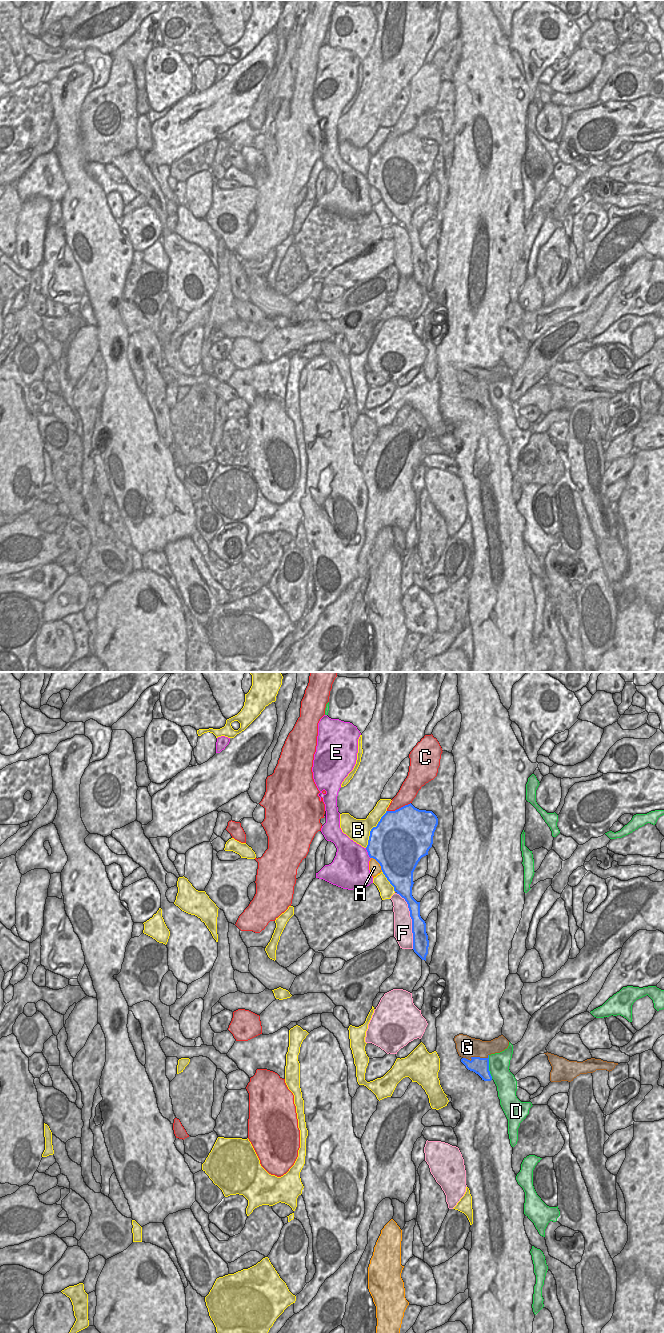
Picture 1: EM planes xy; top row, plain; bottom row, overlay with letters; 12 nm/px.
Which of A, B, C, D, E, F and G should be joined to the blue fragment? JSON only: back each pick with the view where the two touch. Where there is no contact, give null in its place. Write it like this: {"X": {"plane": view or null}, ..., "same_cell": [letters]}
{"same_cell": []}

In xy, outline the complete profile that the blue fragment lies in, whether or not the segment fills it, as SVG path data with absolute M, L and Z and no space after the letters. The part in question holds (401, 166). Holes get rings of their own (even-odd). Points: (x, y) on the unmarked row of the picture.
M410 131L395 139L386 139L377 154L371 157L366 175L369 185L380 192L383 202L394 215L394 219L407 230L412 247L413 278L425 289L429 268L426 251L420 244L420 230L412 224L413 200L420 187L428 183L437 153L438 146L432 139L419 138Z

